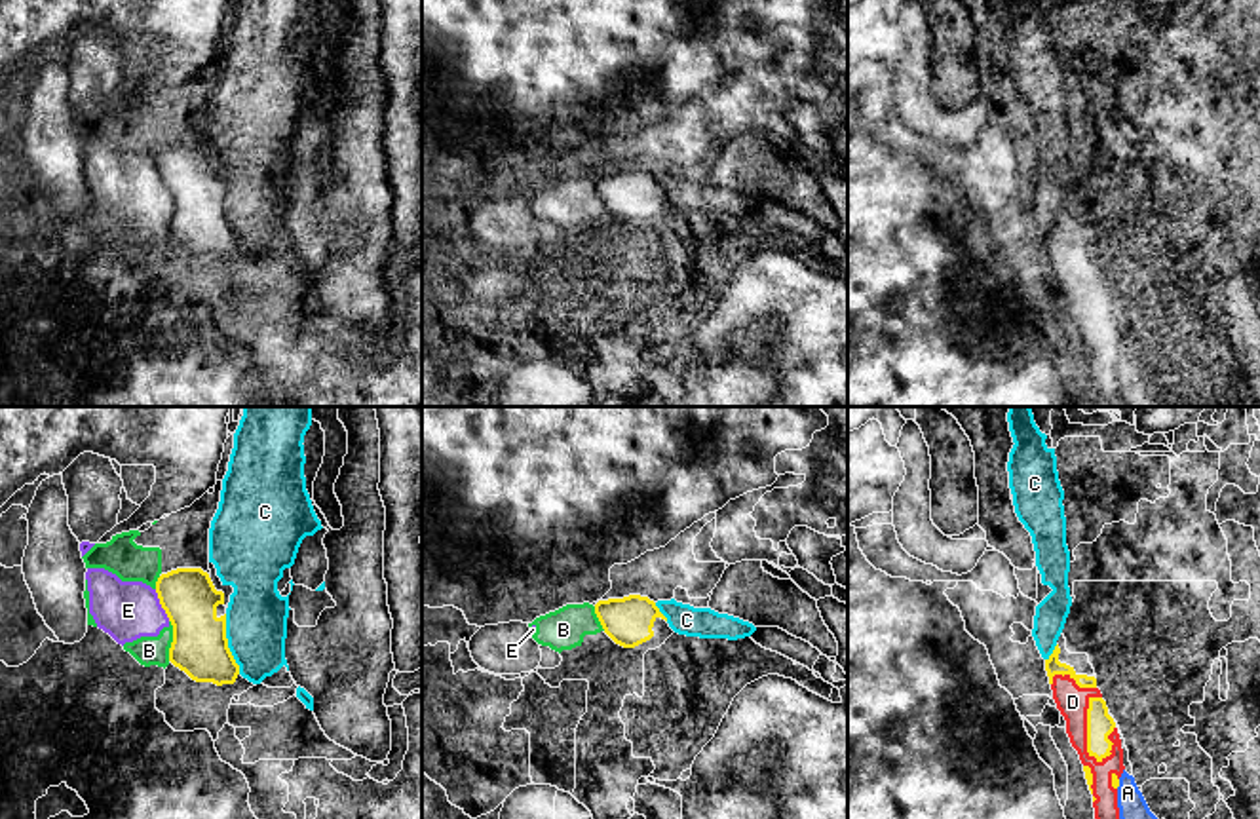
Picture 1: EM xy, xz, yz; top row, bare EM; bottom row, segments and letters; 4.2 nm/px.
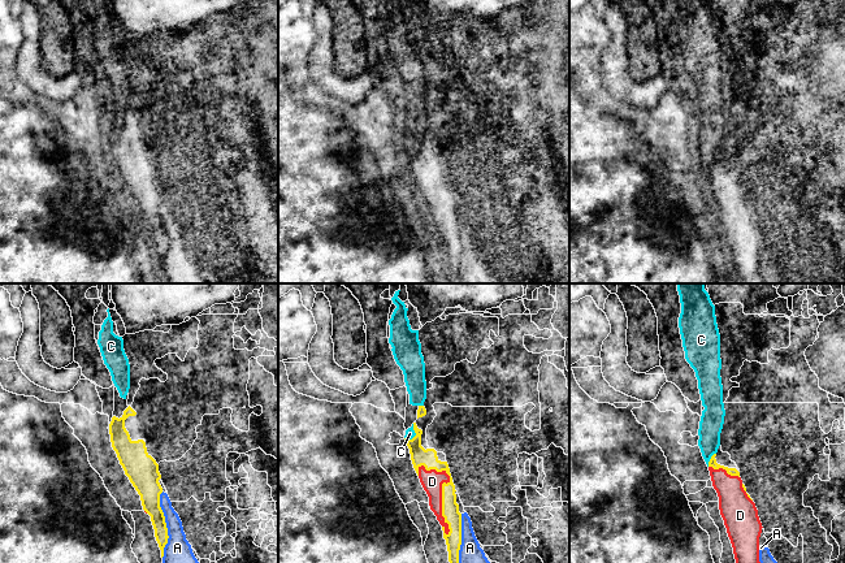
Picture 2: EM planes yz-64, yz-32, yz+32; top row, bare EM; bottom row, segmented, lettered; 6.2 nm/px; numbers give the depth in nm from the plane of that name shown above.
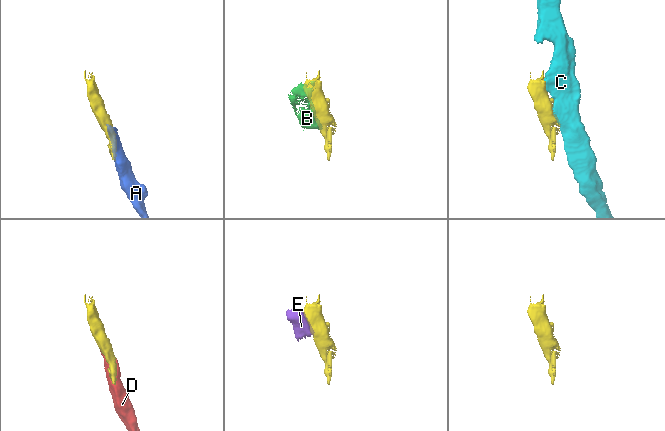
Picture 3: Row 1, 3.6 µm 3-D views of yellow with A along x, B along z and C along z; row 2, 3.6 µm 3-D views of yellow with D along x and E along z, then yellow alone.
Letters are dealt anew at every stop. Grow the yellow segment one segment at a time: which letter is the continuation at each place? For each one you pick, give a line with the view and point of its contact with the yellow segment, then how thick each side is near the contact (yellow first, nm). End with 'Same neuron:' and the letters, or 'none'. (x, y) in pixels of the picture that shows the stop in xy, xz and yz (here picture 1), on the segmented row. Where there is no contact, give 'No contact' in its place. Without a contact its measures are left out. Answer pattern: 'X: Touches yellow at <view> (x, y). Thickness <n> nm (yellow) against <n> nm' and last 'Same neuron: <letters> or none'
D: Touches yellow at yz (1088, 730). Thickness 110 nm (yellow) against 140 nm
Same neuron: D

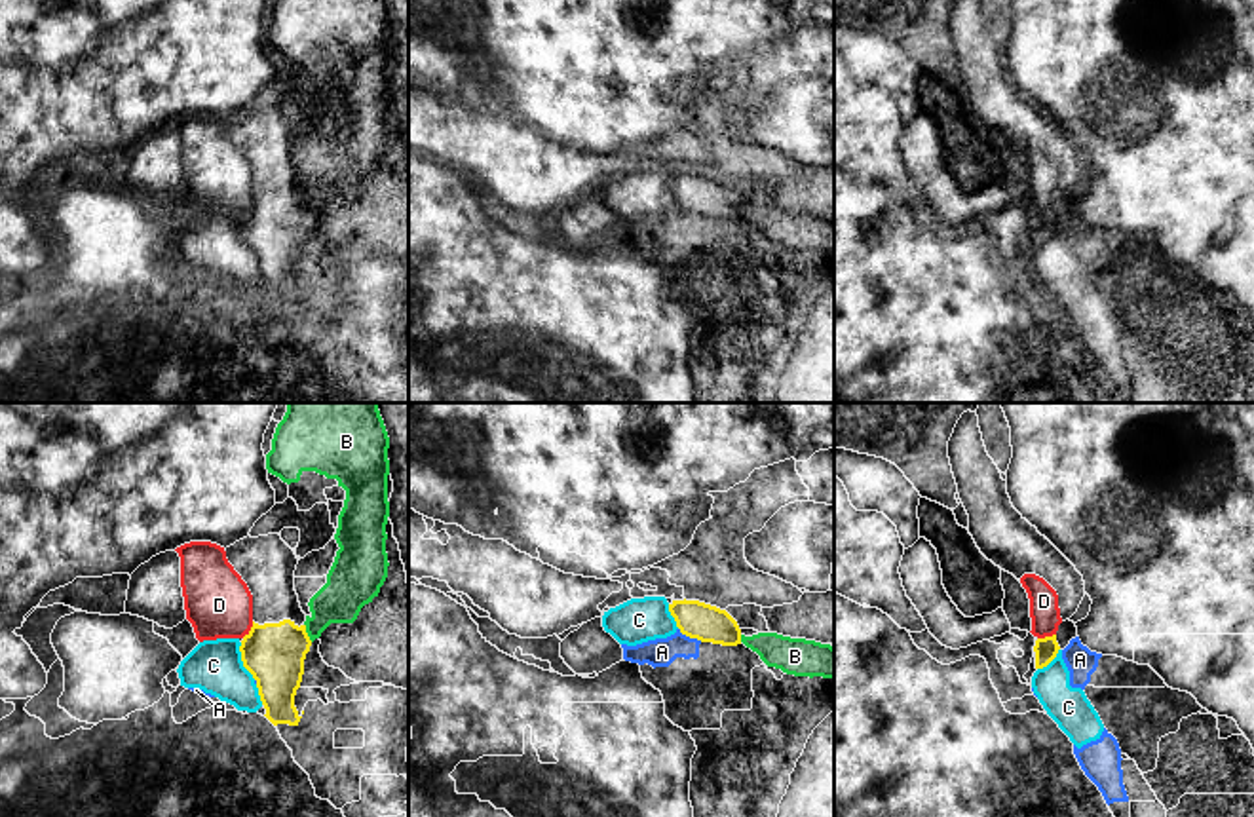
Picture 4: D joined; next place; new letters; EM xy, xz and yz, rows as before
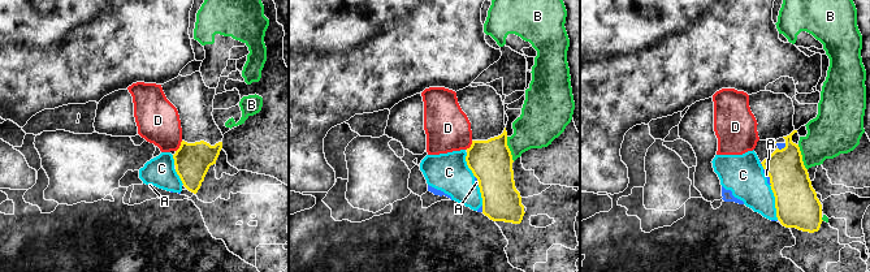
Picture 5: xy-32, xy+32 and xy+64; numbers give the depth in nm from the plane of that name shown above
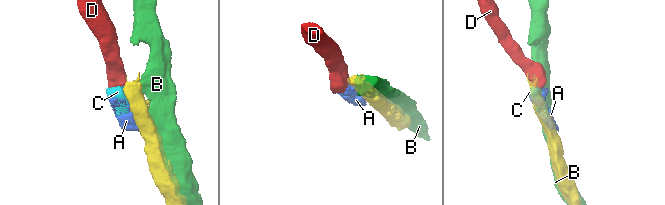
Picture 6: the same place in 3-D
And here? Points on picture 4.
Same neuron: none

